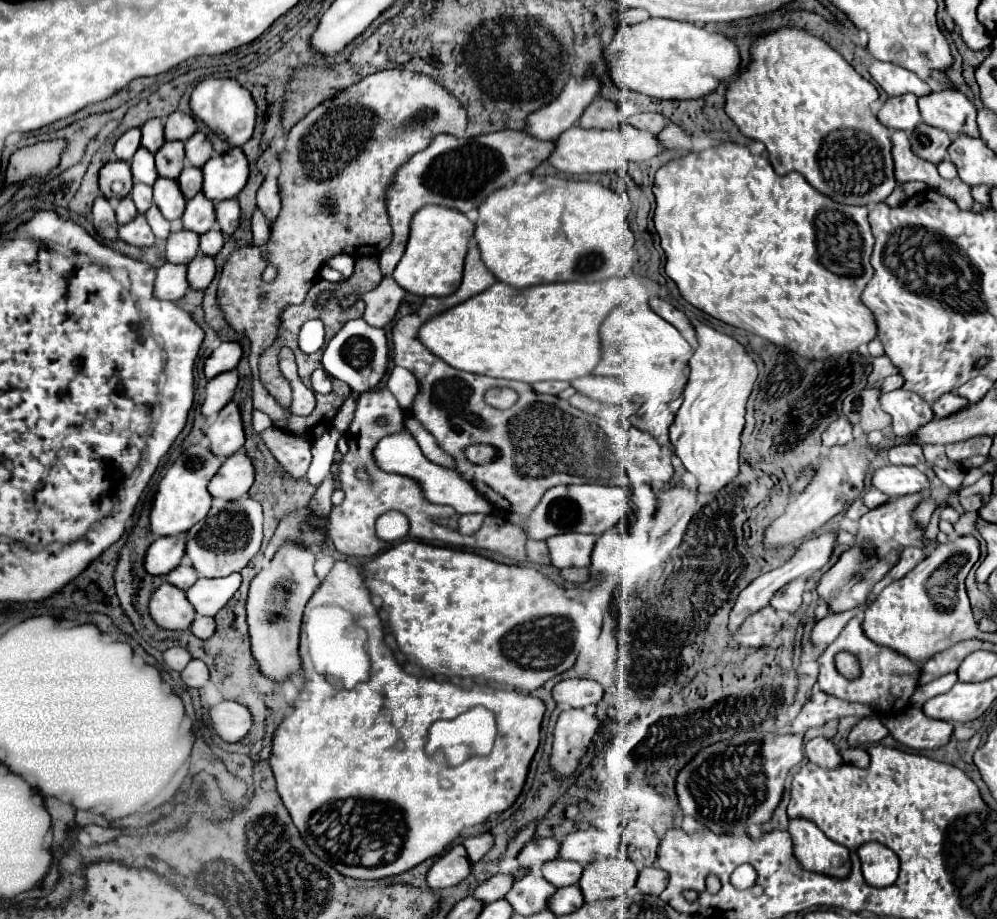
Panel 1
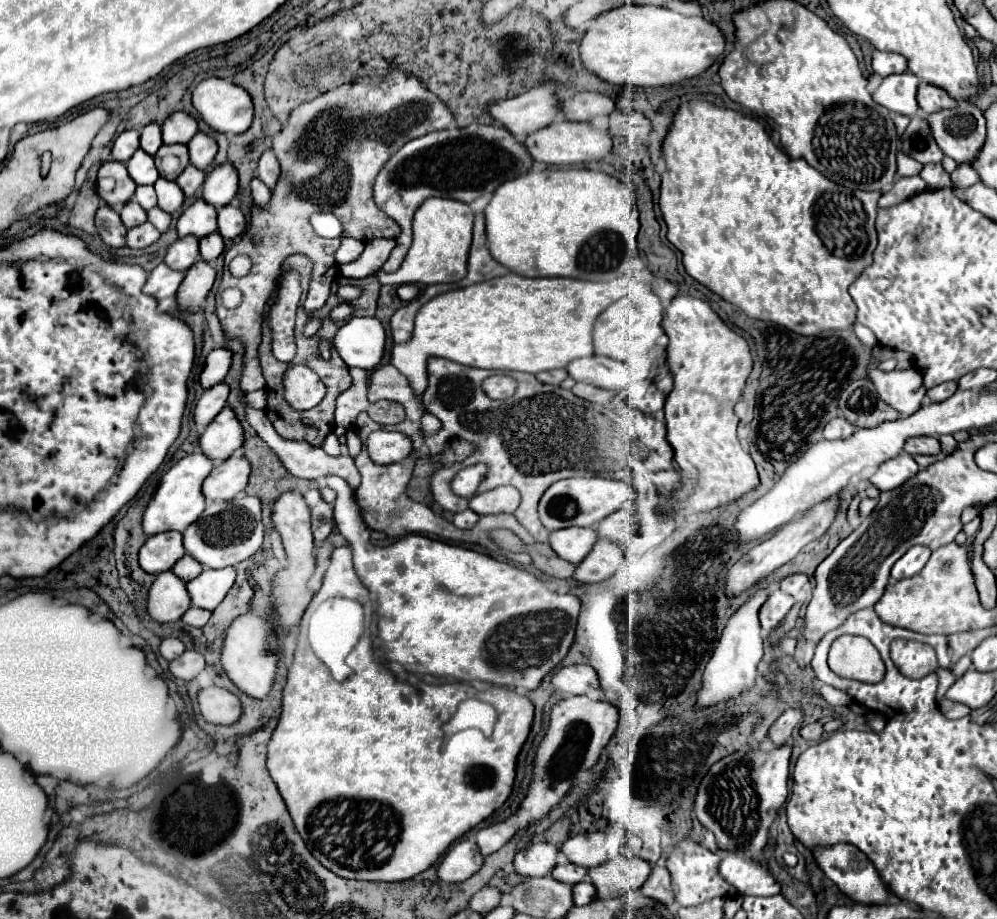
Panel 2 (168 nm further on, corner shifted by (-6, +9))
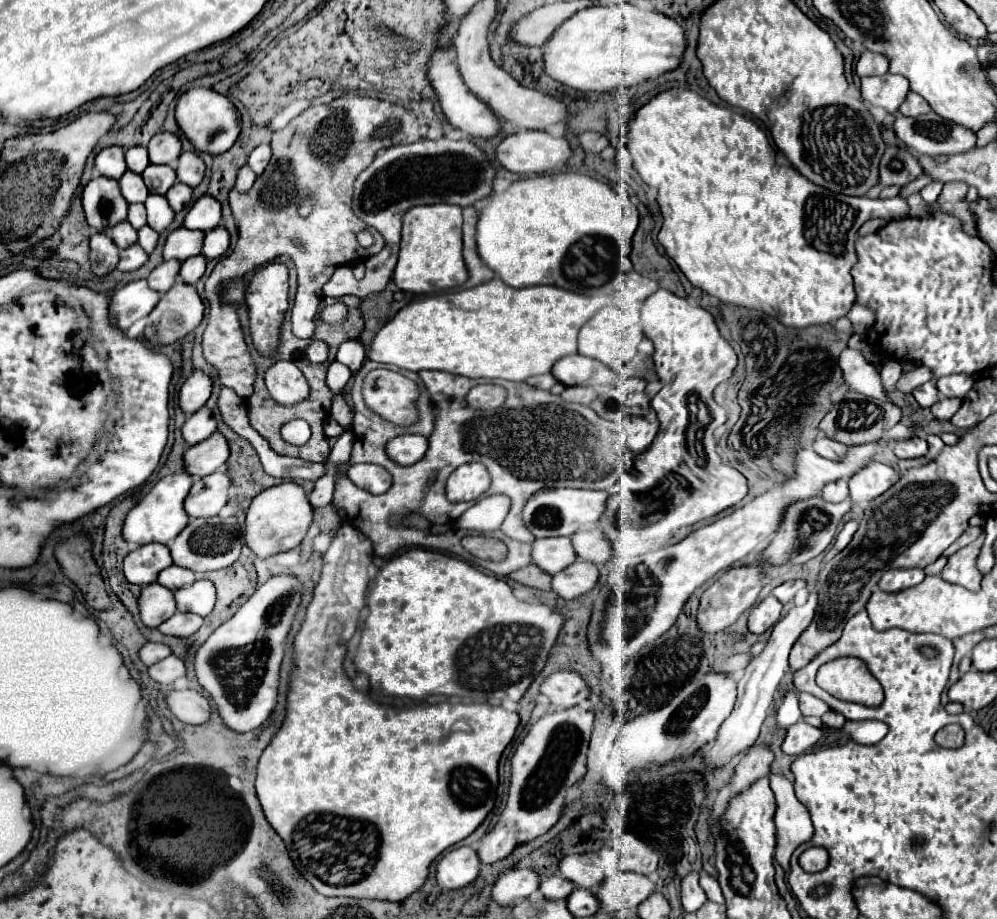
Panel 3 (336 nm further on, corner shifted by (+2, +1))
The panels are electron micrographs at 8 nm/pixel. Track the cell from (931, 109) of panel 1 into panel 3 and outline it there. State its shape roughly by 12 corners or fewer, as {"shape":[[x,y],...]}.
{"shape":[[915,92],[899,108],[903,116],[919,116],[931,110]]}

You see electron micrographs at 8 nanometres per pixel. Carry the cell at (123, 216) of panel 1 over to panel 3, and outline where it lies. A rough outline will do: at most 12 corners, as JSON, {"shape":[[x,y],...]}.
{"shape":[[127,220],[109,230],[119,248],[137,242],[137,230]]}

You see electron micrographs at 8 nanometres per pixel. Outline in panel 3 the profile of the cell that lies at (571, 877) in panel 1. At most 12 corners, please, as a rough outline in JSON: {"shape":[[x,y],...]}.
{"shape":[[563,876],[541,882],[541,894],[551,900],[565,900],[573,884]]}

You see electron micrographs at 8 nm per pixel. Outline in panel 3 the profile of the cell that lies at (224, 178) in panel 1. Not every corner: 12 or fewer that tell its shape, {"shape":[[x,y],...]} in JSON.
{"shape":[[203,194],[183,226],[211,230],[221,222],[221,204]]}

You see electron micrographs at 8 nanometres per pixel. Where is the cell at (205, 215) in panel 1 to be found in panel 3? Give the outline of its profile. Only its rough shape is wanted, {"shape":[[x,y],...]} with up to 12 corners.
{"shape":[[173,230],[165,242],[165,260],[201,254],[203,230]]}

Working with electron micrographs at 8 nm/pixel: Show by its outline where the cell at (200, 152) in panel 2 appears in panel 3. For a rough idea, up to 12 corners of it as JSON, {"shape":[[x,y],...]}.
{"shape":[[181,152],[175,172],[179,182],[195,188],[205,176],[197,152]]}

